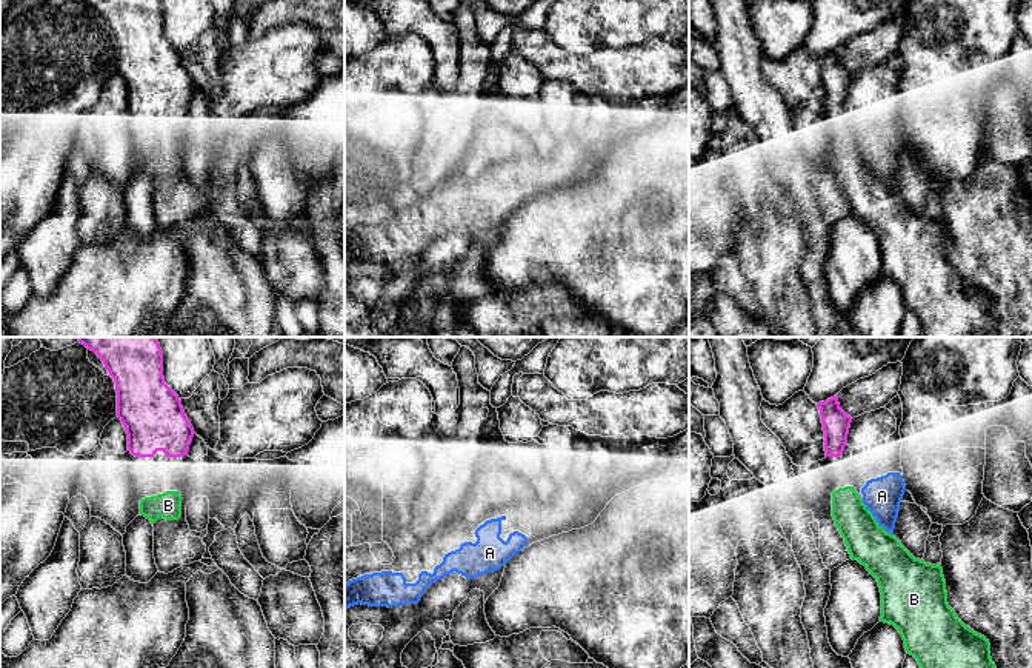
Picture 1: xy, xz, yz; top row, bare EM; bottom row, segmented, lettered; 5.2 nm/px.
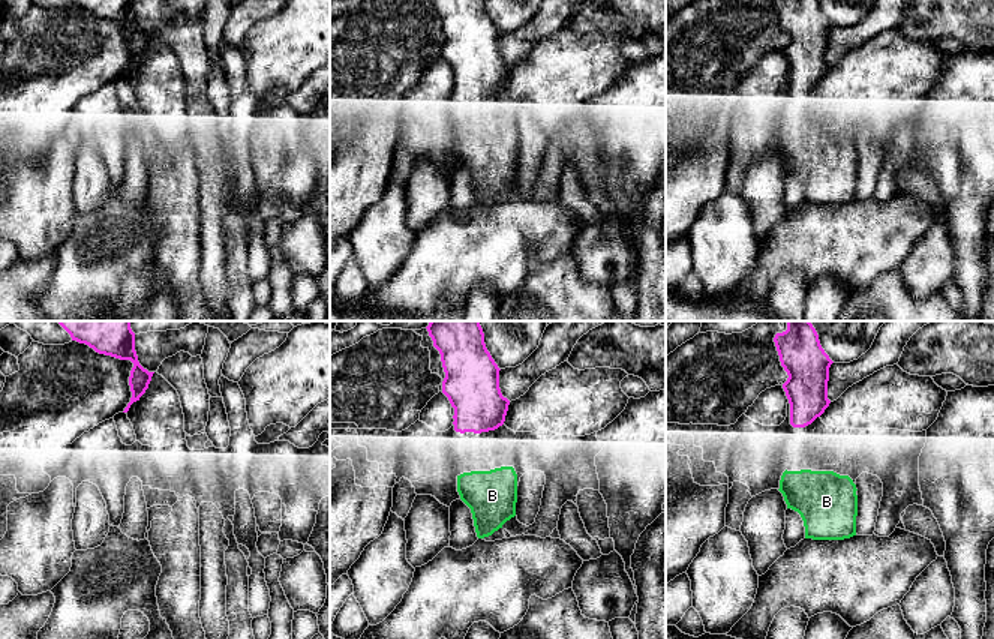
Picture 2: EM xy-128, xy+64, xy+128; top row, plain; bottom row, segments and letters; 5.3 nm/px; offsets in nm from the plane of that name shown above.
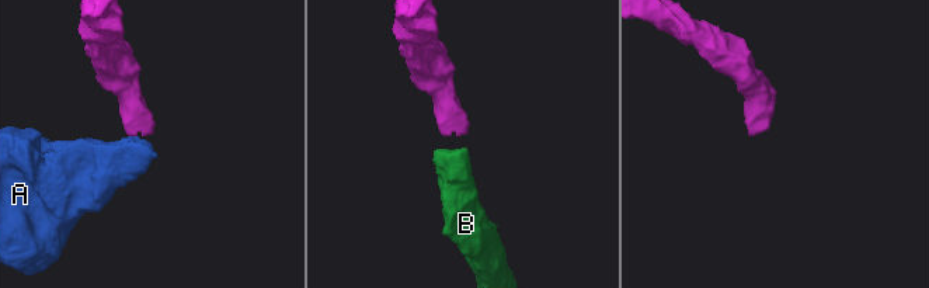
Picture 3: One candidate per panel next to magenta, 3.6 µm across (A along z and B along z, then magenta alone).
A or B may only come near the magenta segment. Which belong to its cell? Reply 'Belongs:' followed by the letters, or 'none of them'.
Belongs: B

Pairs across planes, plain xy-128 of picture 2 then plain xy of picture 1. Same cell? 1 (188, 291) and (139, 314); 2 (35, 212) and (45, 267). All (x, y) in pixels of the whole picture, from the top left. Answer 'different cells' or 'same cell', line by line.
1: different cells
2: same cell

